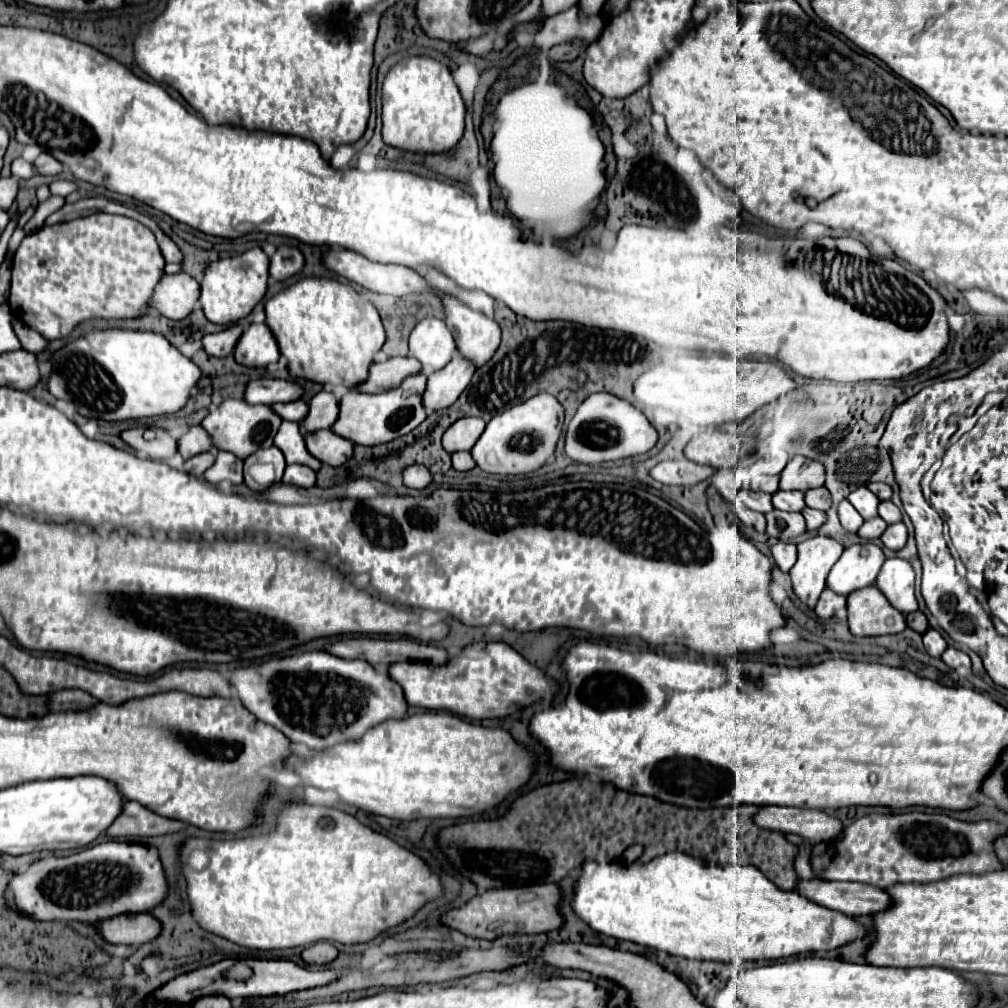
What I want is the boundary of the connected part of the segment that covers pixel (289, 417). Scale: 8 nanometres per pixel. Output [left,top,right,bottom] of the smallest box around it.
[272,399,308,421]

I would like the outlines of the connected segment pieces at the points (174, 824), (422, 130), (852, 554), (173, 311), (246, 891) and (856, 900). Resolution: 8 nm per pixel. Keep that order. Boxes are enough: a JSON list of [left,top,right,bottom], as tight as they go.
[[106,801,184,837],[382,57,466,153],[828,543,886,595],[150,273,200,321],[180,805,444,951],[798,879,892,917]]

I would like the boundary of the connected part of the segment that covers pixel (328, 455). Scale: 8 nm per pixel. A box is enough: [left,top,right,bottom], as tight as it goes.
[304,429,354,467]

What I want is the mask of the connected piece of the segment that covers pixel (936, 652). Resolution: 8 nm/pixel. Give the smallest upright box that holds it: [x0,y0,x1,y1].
[924,629,948,657]

